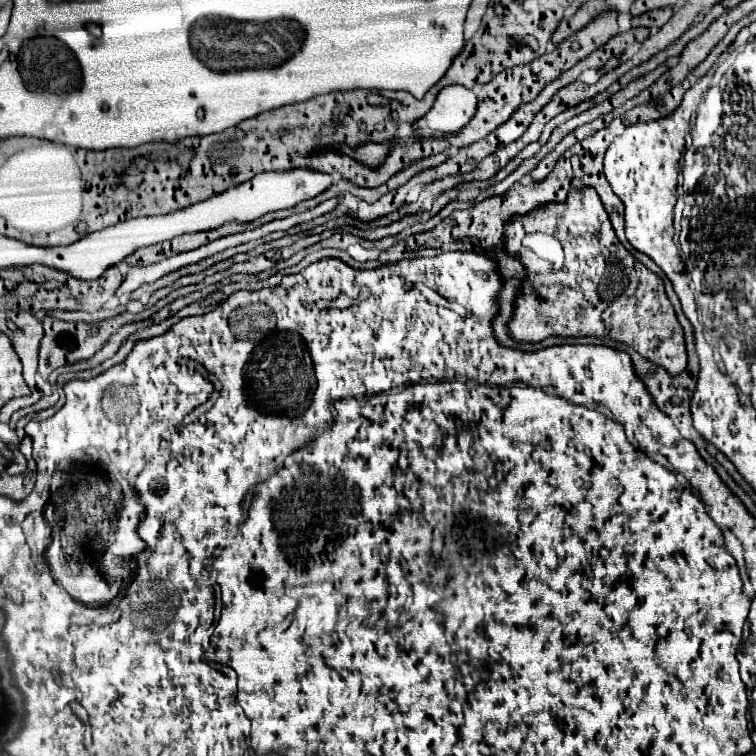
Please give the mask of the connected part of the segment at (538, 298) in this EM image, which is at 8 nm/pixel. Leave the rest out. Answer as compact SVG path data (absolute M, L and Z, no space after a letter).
M592 187L570 191L570 197L564 203L554 203L550 209L538 209L538 213L516 217L506 225L504 239L506 251L520 257L528 277L522 295L516 301L514 319L510 321L510 333L516 341L542 341L550 336L614 339L626 343L638 353L644 353L646 359L652 359L670 375L678 375L682 369L686 369L688 355L684 331L676 319L672 303L664 293L662 279L648 271L630 251L624 249L612 229L610 217L598 193L594 193Z

